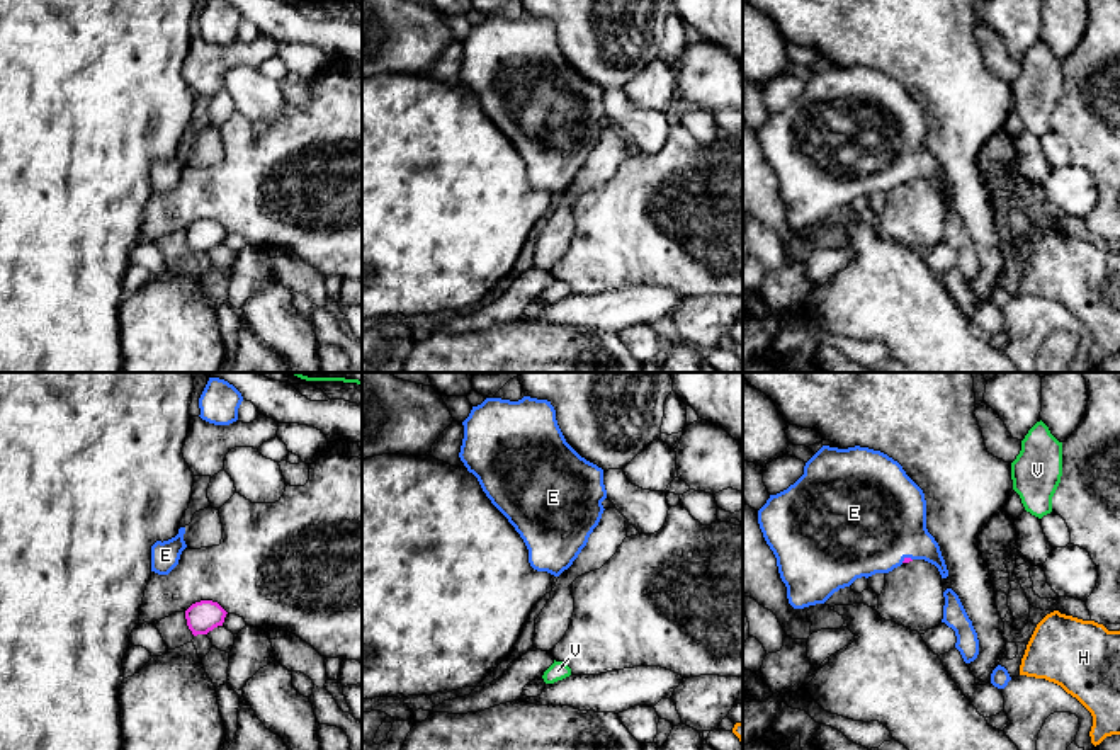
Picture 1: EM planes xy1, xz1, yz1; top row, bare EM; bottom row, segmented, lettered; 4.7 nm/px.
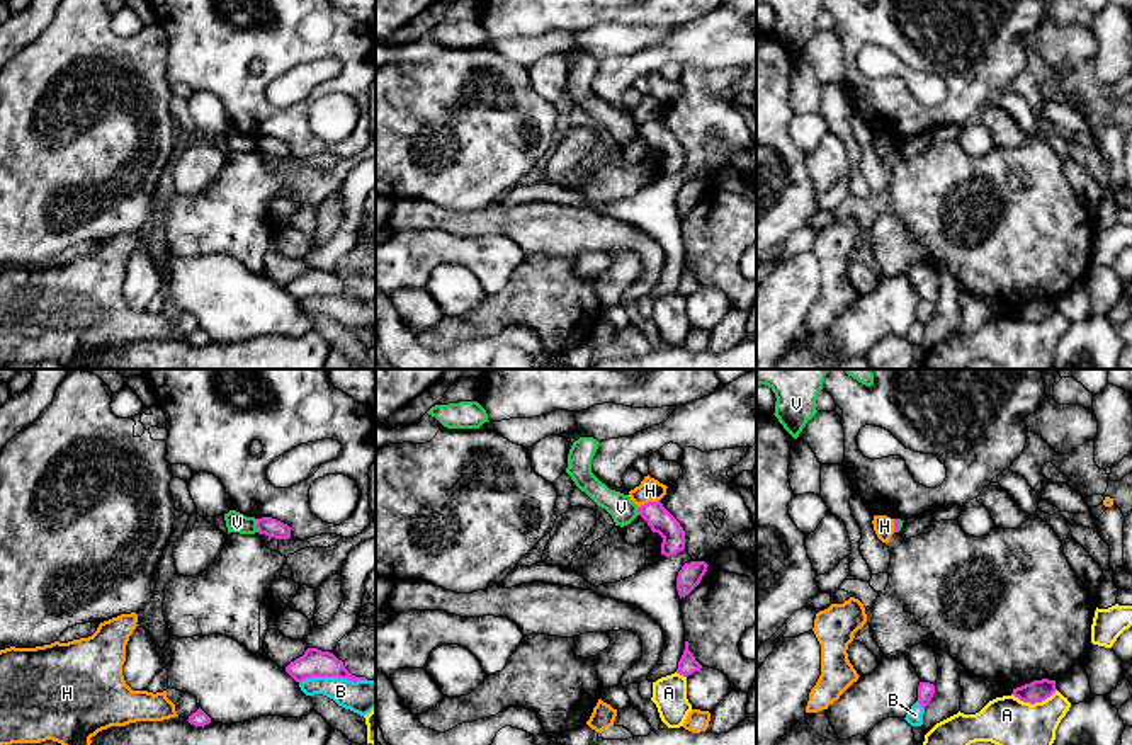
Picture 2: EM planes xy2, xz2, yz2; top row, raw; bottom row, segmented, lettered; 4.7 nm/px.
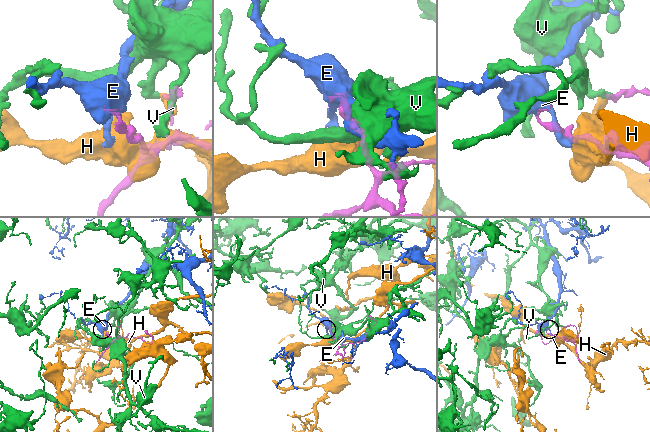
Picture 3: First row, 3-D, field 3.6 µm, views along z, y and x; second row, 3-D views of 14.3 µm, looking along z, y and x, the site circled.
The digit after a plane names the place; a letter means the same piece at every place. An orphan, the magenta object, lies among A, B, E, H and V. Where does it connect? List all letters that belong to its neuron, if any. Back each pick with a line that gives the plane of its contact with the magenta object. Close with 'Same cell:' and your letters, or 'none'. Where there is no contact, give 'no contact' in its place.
E: meets magenta in yz1
Same cell: E

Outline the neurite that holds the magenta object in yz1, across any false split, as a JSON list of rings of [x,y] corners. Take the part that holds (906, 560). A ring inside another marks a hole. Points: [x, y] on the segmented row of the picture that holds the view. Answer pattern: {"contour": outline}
{"contour": [[[823,446],[804,466],[804,474],[787,490],[770,495],[758,510],[763,537],[777,558],[787,599],[794,609],[824,604],[840,588],[857,578],[889,573],[902,563],[925,560],[935,565],[942,578],[948,577],[945,560],[935,537],[926,529],[926,500],[923,490],[902,466],[880,451],[868,447],[838,449]]]}

